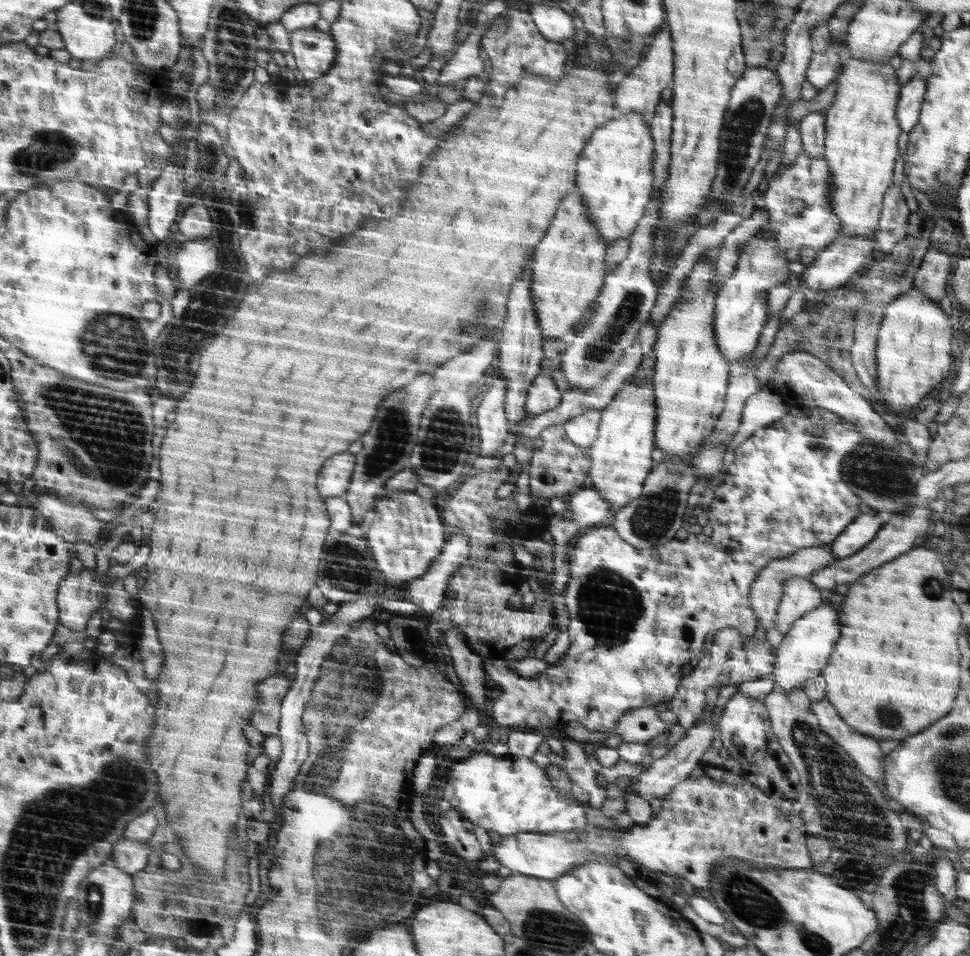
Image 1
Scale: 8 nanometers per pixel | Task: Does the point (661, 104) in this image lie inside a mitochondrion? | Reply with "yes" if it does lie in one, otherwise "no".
no

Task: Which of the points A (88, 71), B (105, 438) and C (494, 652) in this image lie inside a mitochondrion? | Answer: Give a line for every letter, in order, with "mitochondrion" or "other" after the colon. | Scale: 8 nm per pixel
A: other
B: mitochondrion
C: other

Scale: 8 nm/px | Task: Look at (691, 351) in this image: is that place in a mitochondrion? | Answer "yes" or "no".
no

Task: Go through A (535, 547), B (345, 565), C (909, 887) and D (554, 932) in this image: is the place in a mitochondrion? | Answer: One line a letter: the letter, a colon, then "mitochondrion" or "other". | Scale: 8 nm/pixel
A: other
B: mitochondrion
C: mitochondrion
D: mitochondrion

